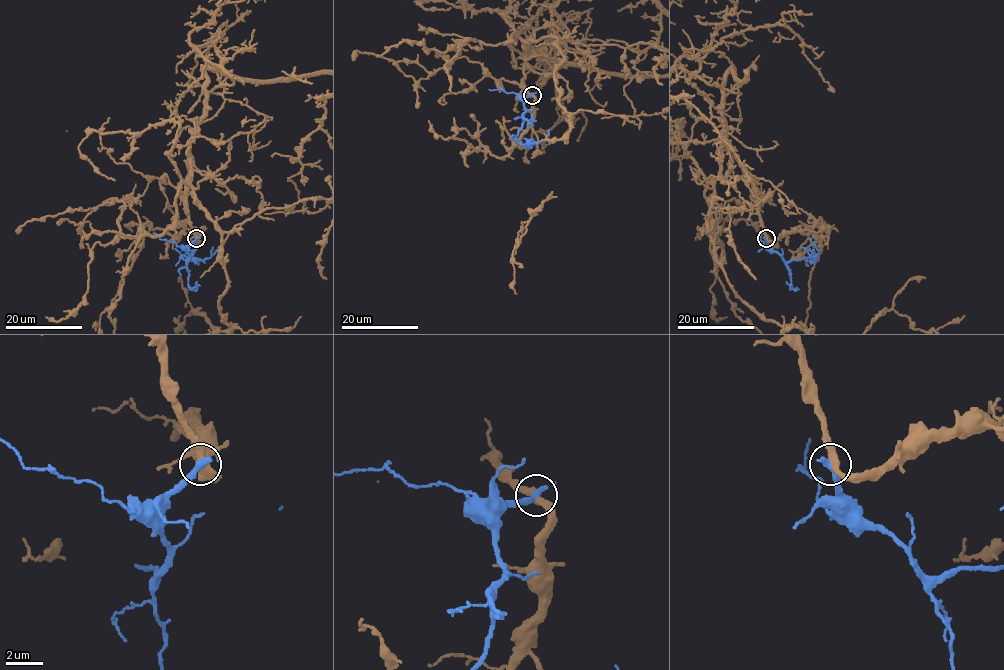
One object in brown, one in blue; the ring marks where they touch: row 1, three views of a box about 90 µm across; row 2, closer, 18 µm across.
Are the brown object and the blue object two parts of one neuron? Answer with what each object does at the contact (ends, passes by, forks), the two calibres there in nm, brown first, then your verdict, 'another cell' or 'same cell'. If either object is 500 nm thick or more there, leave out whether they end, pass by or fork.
brown passes by; blue ends there; 400 nm thick on the brown side, 440 nm on the other; another cell

